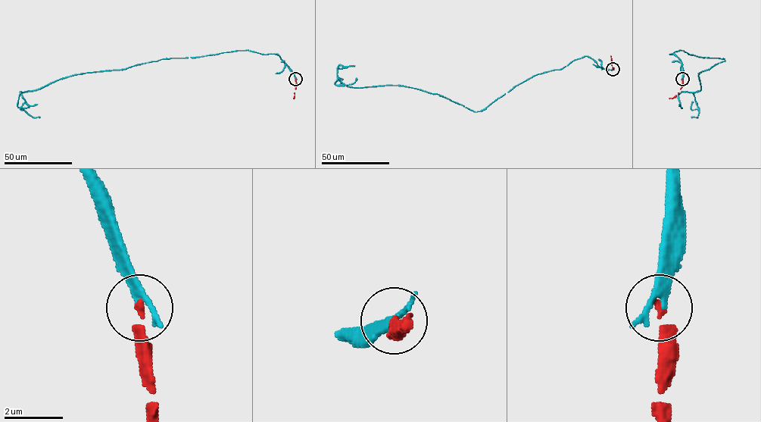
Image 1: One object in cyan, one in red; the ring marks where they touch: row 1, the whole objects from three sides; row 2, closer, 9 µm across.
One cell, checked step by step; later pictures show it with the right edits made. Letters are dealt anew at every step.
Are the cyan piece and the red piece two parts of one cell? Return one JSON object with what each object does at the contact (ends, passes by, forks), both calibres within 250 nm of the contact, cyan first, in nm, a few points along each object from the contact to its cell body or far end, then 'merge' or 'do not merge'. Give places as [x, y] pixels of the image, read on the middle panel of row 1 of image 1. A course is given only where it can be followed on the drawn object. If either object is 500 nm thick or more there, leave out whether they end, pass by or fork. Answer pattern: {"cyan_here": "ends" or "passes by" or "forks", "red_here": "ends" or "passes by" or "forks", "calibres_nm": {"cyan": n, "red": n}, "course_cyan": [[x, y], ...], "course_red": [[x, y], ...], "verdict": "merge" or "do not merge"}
{"cyan_here": "passes by", "red_here": "ends", "calibres_nm": {"cyan": 200, "red": 180}, "course_cyan": [[612, 69], [584, 56], [534, 76], [476, 111], [407, 86], [335, 84], [357, 78]], "course_red": [[612, 69], [610, 56]], "verdict": "do not merge"}

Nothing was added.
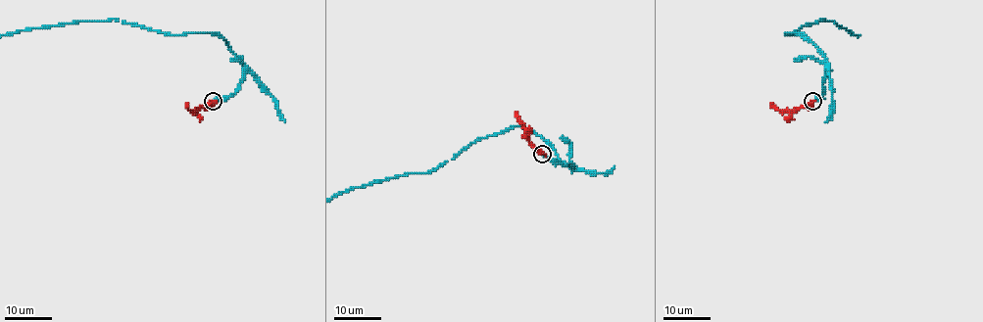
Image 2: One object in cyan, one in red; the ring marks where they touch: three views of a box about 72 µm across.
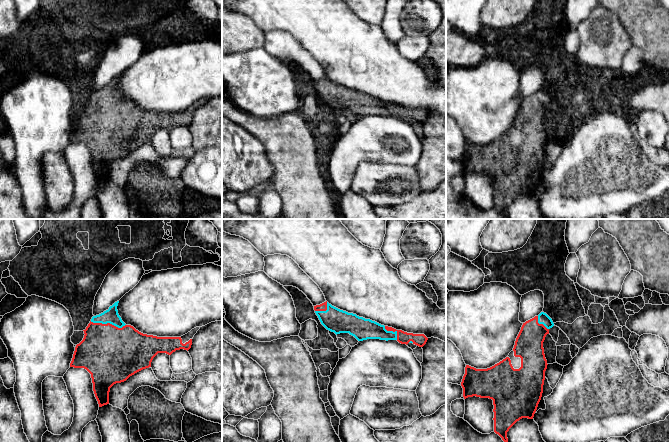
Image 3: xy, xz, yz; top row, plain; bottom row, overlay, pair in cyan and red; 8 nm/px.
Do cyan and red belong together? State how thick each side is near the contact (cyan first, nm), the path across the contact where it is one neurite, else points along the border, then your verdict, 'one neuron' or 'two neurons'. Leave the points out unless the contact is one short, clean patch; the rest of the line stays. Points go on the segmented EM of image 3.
120/440 nm | one neuron

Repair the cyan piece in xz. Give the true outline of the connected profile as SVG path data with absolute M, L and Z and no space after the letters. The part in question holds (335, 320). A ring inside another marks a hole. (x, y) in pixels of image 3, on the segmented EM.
M327 301L314 306L321 324L336 335L349 333L358 341L367 339L397 340L401 344L413 343L423 347L428 338L424 334L407 333L392 327L381 325L370 319L340 310Z

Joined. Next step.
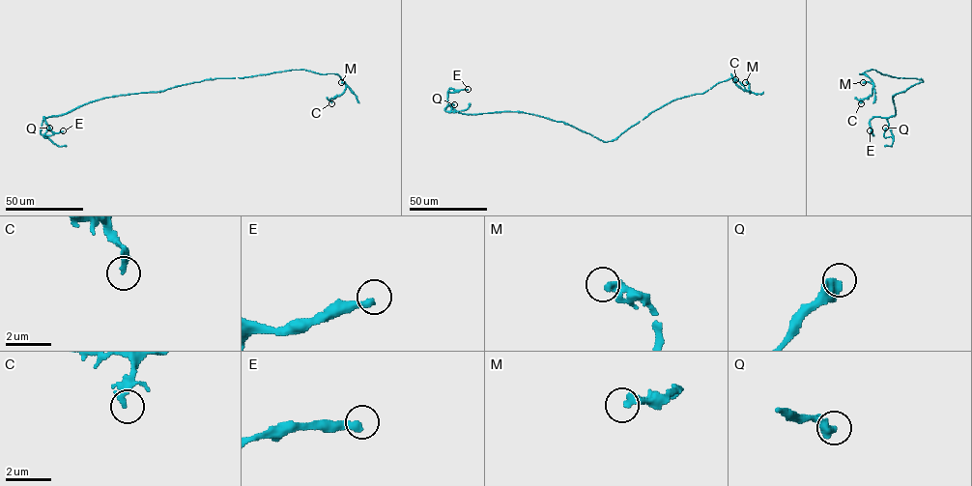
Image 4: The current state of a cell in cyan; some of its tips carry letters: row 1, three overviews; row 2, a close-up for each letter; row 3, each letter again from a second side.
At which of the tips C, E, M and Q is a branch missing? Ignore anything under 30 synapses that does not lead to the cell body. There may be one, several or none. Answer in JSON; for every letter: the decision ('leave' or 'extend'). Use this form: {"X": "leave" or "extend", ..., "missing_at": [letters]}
{"C": "leave", "E": "extend", "M": "leave", "Q": "leave", "missing_at": ["E"]}

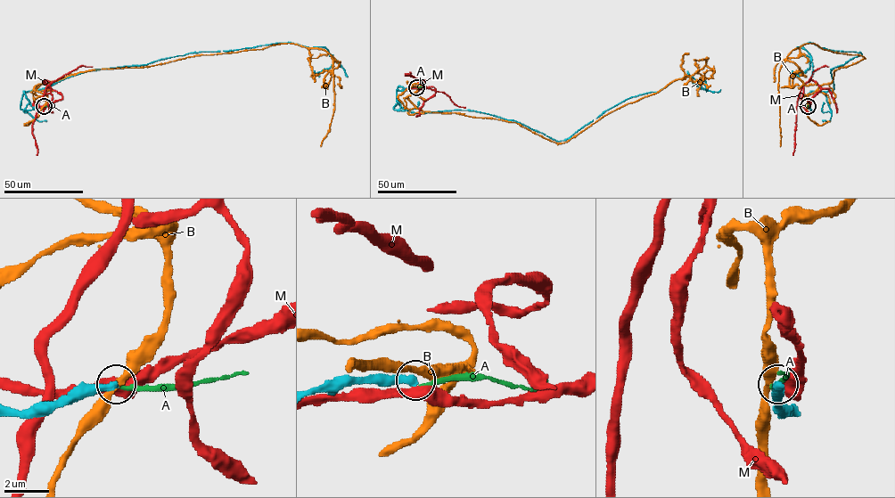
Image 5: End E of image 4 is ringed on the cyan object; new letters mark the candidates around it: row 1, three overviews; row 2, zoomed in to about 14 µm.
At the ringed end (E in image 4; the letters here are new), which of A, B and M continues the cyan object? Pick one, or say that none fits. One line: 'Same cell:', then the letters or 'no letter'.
Same cell: no letter

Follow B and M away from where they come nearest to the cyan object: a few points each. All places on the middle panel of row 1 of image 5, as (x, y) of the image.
B: (416, 86), (407, 98), (422, 110), (515, 122), (558, 143), (608, 113), (693, 75), (707, 58), (693, 59)
M: (416, 87), (433, 86), (435, 93), (423, 101), (416, 93), (423, 85), (405, 75), (410, 72)

